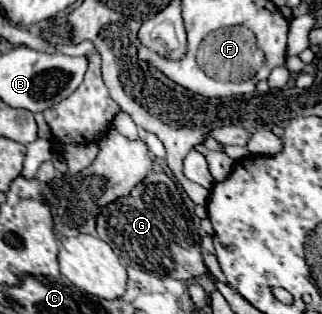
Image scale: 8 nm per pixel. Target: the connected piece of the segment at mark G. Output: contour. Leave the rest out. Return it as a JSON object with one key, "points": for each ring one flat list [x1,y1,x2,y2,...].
{"points":[[165,173,147,175,129,197,117,199,103,207,97,217,99,237,131,267,139,267,155,277,173,277,189,281,207,275,201,257,199,231,181,199,181,193]]}

